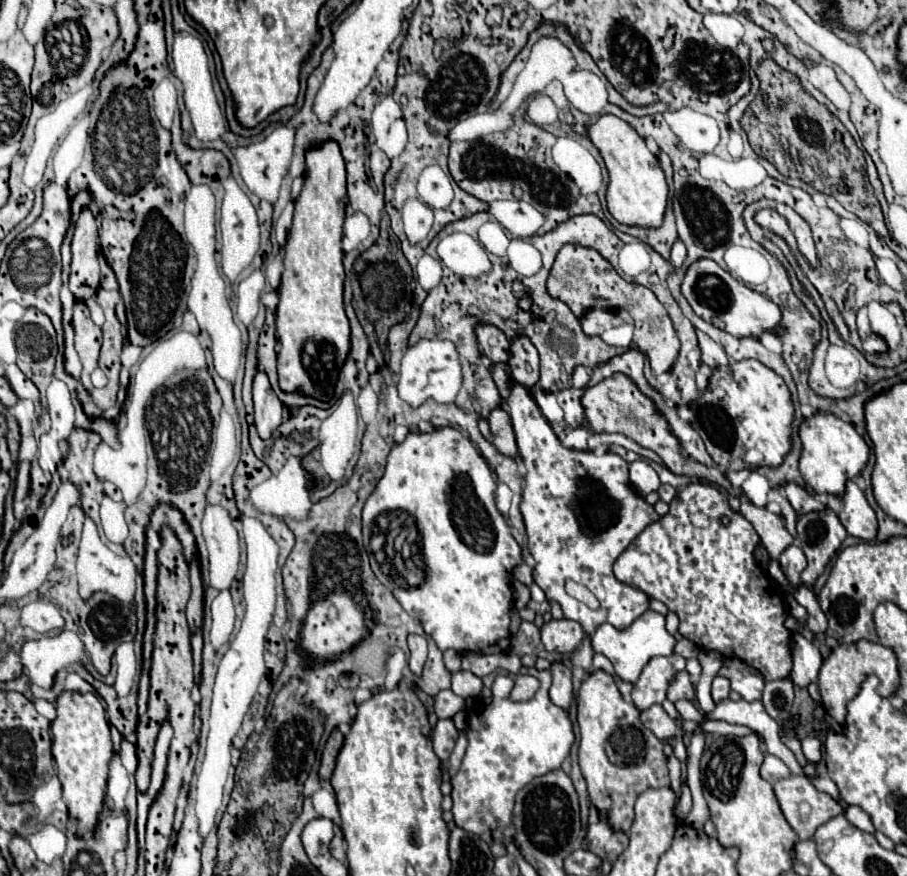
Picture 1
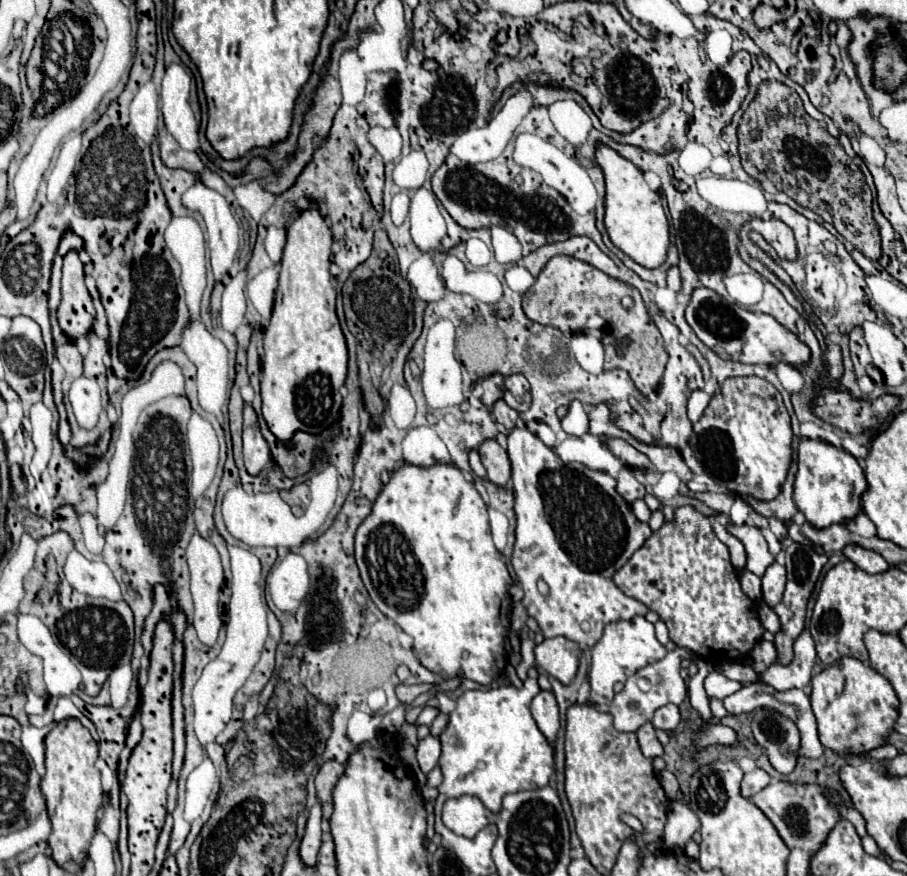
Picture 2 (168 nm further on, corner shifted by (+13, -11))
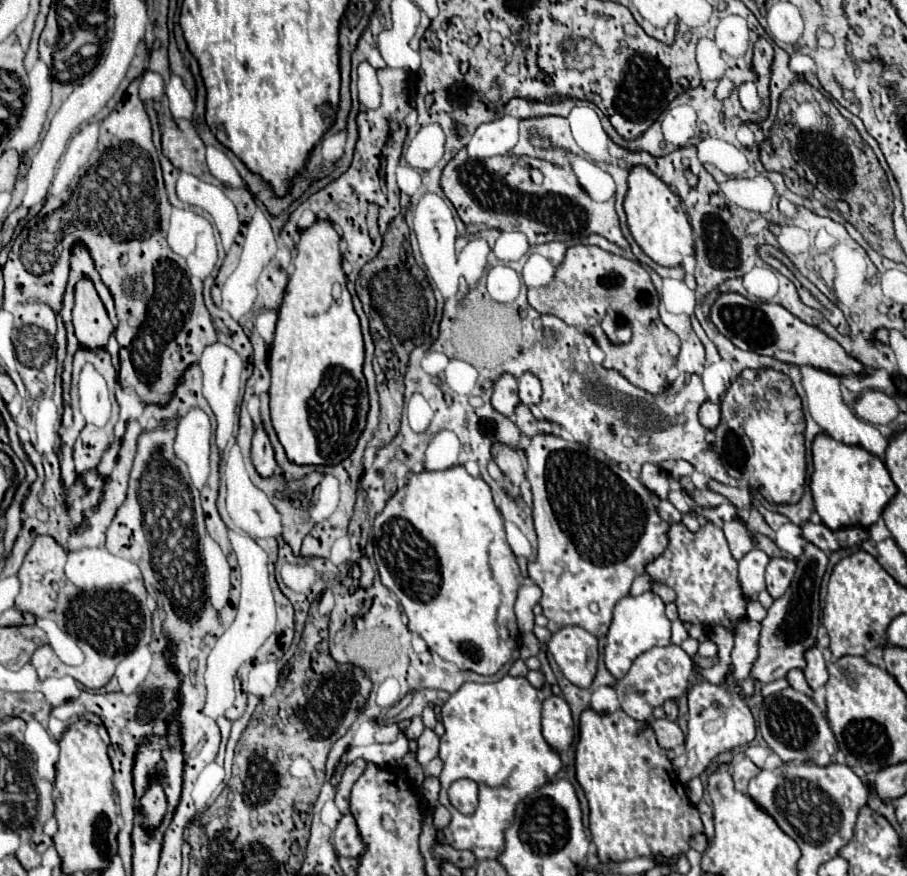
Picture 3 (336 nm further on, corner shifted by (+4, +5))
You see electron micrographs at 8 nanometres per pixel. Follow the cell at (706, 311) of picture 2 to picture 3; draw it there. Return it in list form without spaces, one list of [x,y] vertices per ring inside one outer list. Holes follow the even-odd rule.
[[[721,292],[711,304],[711,322],[715,328],[729,338],[737,348],[751,350],[757,354],[765,354],[795,366],[807,364],[819,370],[837,372],[837,374],[861,374],[863,366],[851,358],[833,338],[821,332],[815,326],[805,324],[795,314],[779,304],[769,302],[753,302],[737,292]]]

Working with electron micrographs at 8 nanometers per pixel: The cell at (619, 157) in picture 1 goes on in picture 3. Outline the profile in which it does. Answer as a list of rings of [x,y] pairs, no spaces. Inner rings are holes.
[[[637,164],[629,168],[629,190],[623,202],[627,226],[641,250],[661,266],[679,266],[685,256],[693,254],[693,232],[679,198],[651,170]]]

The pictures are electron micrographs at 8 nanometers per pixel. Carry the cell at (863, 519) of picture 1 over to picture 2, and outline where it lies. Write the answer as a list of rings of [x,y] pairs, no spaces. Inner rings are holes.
[[[846,546],[844,554],[860,570],[864,570],[868,574],[882,574],[882,572],[886,572],[890,568],[890,564],[874,550],[866,550],[866,548],[860,548],[860,546]]]

